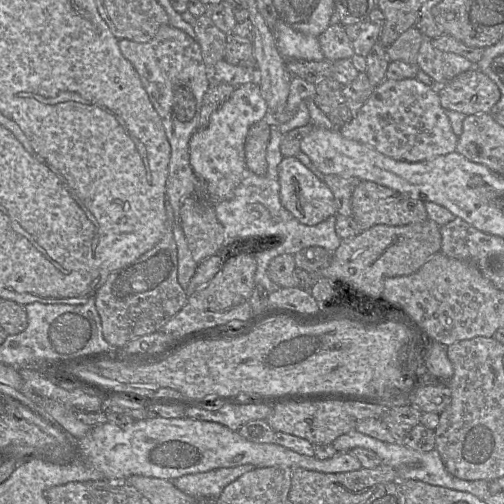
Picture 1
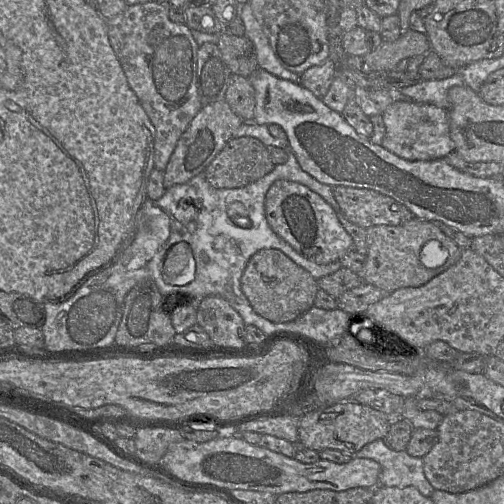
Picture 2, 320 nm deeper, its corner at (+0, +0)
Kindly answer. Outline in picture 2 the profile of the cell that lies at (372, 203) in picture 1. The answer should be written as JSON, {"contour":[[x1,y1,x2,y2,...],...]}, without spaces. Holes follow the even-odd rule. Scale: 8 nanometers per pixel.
{"contour":[[348,186,332,189,341,212,364,229,378,225,399,226,414,217,405,205,377,191]]}

